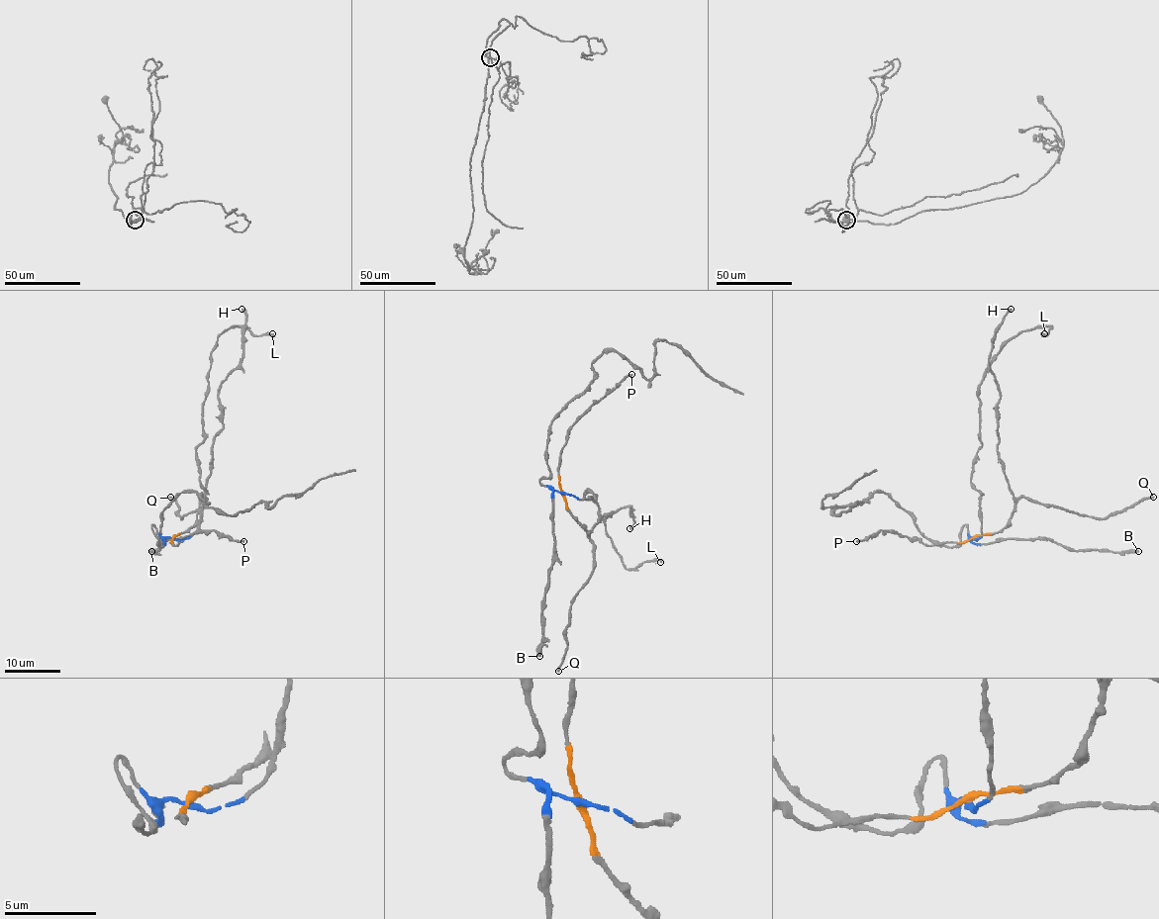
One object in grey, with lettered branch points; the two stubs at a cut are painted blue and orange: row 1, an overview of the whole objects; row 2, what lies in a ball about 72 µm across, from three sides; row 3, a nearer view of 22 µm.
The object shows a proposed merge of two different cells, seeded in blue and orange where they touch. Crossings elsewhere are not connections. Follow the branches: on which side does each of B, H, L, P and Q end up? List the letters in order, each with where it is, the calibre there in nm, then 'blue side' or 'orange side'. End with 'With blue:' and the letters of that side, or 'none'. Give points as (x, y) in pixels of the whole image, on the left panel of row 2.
B: place (151, 551); calibre 440 nm; blue side
H: place (241, 309); calibre 360 nm; orange side
L: place (272, 333); calibre 280 nm; blue side
P: place (243, 541); calibre 190 nm; orange side
Q: place (170, 497); calibre 240 nm; orange side
With blue: B, L

